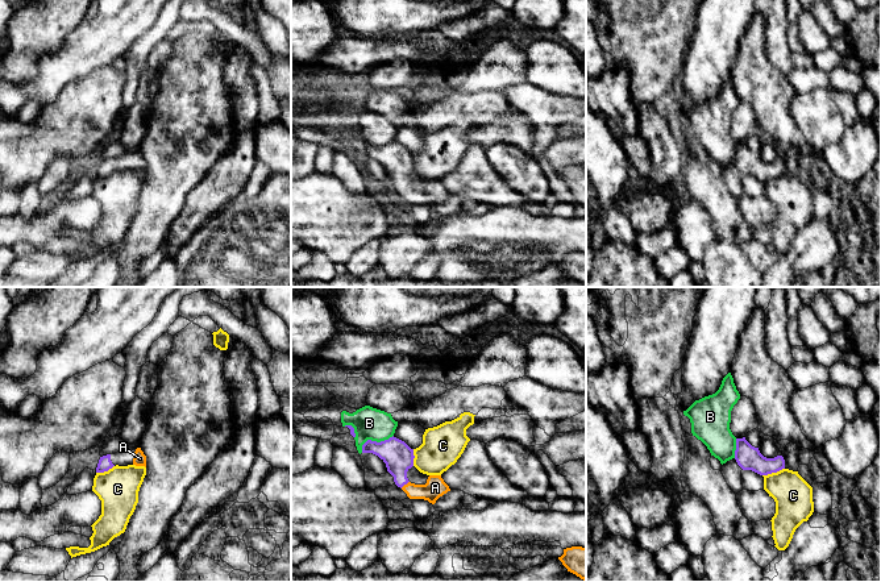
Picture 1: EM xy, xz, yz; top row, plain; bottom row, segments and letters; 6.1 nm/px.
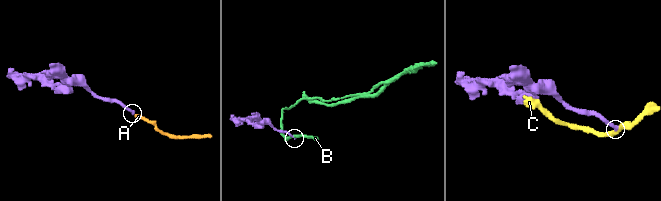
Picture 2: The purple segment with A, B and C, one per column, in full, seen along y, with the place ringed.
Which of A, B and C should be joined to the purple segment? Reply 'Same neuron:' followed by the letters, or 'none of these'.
Same neuron: A

